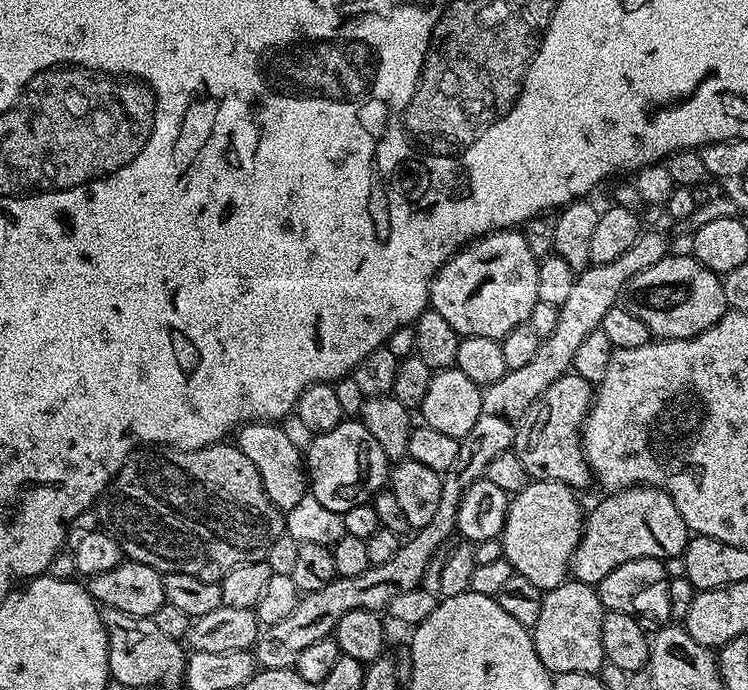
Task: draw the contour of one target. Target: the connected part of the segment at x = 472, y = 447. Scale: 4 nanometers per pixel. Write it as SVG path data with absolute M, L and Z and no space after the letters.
M516 384L516 394L502 394L504 398L490 398L490 400L484 396L482 398L482 410L478 413L474 427L470 430L470 434L466 434L464 439L460 441L456 464L450 466L448 472L443 473L442 499L438 501L438 514L434 514L433 520L424 528L413 531L401 543L398 554L394 554L394 558L390 562L373 564L362 574L354 574L354 578L337 576L336 580L330 582L330 586L325 586L323 590L303 593L298 606L294 606L292 613L283 622L274 622L261 631L260 637L256 639L254 645L257 665L260 668L293 667L296 663L296 656L302 654L302 650L306 650L306 646L310 646L314 642L322 642L322 638L332 636L335 633L342 614L350 614L350 610L380 612L387 609L388 604L394 602L394 598L398 598L398 594L406 594L410 590L421 587L424 583L426 570L430 566L430 558L434 558L436 551L457 535L456 523L458 522L458 508L462 494L466 494L466 490L470 490L470 486L474 482L484 479L486 466L490 466L490 462L494 462L494 458L498 458L498 454L509 451L515 445L516 432L520 429L520 420L528 413L531 404L542 394L546 394L546 390L545 388L538 388L538 384Z

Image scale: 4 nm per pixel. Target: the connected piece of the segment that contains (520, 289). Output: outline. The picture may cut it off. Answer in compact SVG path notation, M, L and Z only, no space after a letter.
M497 230L464 245L436 272L430 293L431 311L442 314L461 338L490 338L501 341L519 324L527 324L530 310L538 303L538 261L530 254L523 231Z

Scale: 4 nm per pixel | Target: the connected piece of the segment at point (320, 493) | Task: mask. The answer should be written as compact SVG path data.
M346 418L334 430L315 433L306 450L306 471L310 495L326 510L344 513L359 504L369 503L390 480L390 462L374 439L374 434L356 418Z

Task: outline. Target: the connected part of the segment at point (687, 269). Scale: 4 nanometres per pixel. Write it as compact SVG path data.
M669 254L658 262L654 262L654 266L650 266L650 270L642 270L642 274L633 276L628 281L626 300L627 296L626 304L630 311L638 318L642 318L642 322L646 322L648 331L653 337L662 340L694 338L698 334L710 330L710 326L717 324L730 310L726 295L723 293L721 277L717 273L711 272L702 262L698 262L695 255L692 254L688 254L688 256Z

